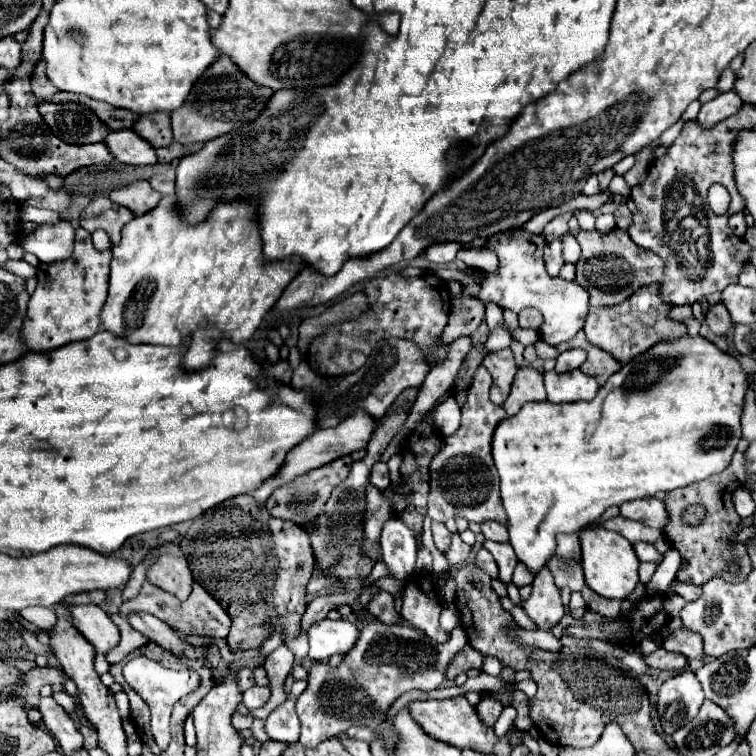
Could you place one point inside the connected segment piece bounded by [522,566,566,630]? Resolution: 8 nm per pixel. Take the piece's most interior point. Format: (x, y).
(544, 606)

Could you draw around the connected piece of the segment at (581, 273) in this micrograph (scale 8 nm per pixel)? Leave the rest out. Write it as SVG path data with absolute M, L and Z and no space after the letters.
M614 228L610 234L600 234L598 230L580 230L576 240L582 246L582 256L576 264L576 282L588 290L590 306L620 304L638 288L660 284L660 280L664 280L664 260L646 248L636 248L632 238L620 228Z

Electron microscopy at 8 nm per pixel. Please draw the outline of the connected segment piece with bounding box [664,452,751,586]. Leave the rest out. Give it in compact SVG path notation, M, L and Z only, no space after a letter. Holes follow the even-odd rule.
M734 452L732 462L724 472L710 476L708 480L700 480L696 484L688 484L684 488L678 488L678 490L670 492L668 498L664 500L668 514L670 514L670 524L664 530L664 534L666 534L668 542L680 552L680 556L688 562L684 568L678 570L680 582L702 586L708 580L712 580L713 577L722 577L726 582L731 583L731 580L746 580L751 572L751 560L747 553L746 544L730 544L730 538L734 536L734 532L738 530L738 526L742 522L742 518L734 512L734 504L732 504L732 498L730 498L730 486L732 486L732 482L736 486L738 484L736 480L746 480L742 452ZM692 502L702 502L702 508L706 510L704 524L698 524L696 528L692 528L690 524L684 524L684 510L690 508ZM730 557L735 558L740 564L739 578L731 578L731 574L728 572Z

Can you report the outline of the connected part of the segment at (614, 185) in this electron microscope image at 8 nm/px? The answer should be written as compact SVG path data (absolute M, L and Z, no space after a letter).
M614 176L612 178L612 182L610 182L610 186L608 186L608 192L614 196L614 194L620 194L620 196L626 196L628 198L628 194L630 194L630 188L626 186L626 182L624 182L624 178L622 176Z

